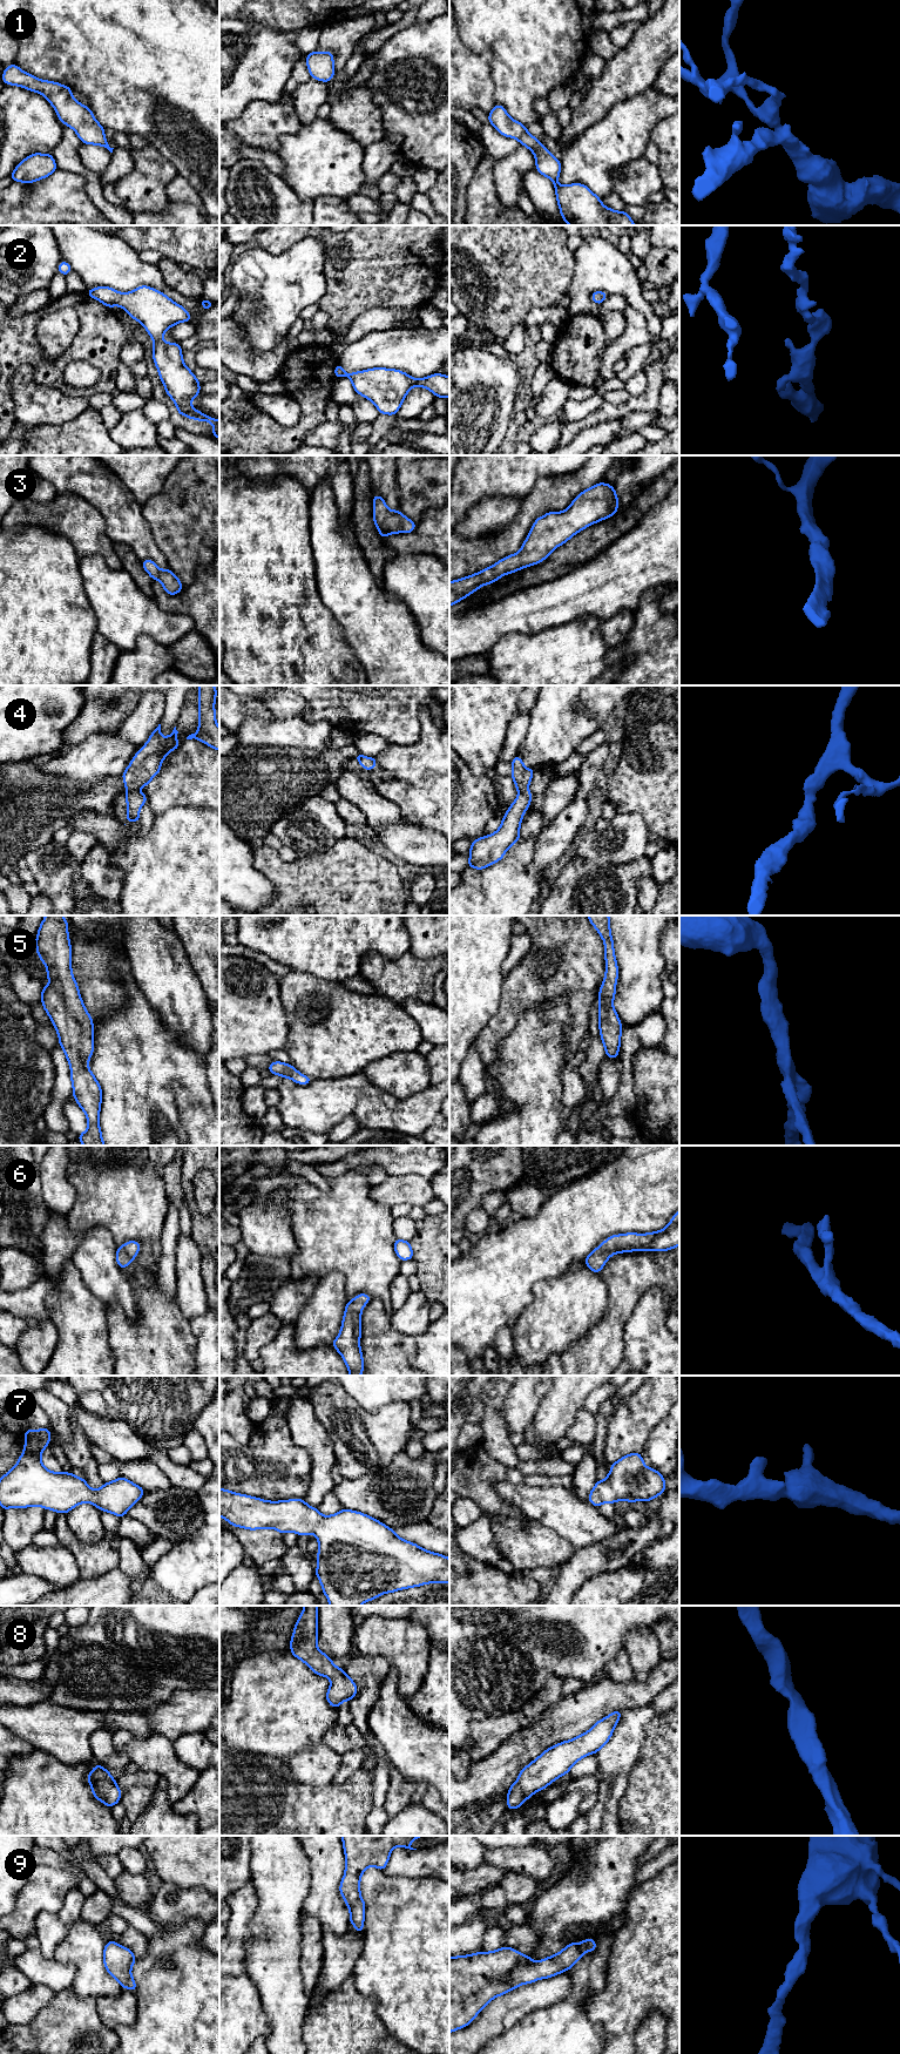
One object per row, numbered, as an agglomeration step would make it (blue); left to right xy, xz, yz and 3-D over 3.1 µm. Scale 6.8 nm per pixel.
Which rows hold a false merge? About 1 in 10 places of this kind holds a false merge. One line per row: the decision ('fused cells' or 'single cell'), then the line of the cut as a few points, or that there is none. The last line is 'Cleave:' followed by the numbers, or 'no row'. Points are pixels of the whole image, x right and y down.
1: single cell; cut none
2: single cell; cut none
3: single cell; cut none
4: single cell; cut none
5: single cell; cut none
6: single cell; cut none
7: single cell; cut none
8: single cell; cut none
9: single cell; cut none
Cleave: no row

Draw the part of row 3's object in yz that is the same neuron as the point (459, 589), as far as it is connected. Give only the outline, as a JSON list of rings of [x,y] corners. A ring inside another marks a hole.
[[[598,482],[584,489],[564,512],[548,512],[537,518],[516,554],[510,554],[479,573],[451,581],[449,607],[503,575],[542,562],[571,536],[613,516],[617,509],[618,499],[611,485]]]

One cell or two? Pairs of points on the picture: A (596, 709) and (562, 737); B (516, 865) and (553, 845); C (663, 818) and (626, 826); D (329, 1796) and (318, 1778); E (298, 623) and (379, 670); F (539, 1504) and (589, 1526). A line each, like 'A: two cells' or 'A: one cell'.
A: two cells
B: two cells
C: two cells
D: two cells
E: two cells
F: one cell

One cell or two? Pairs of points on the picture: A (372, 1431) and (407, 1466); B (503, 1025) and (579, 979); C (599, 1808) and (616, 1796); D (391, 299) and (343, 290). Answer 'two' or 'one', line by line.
A: two
B: one
C: two
D: one

